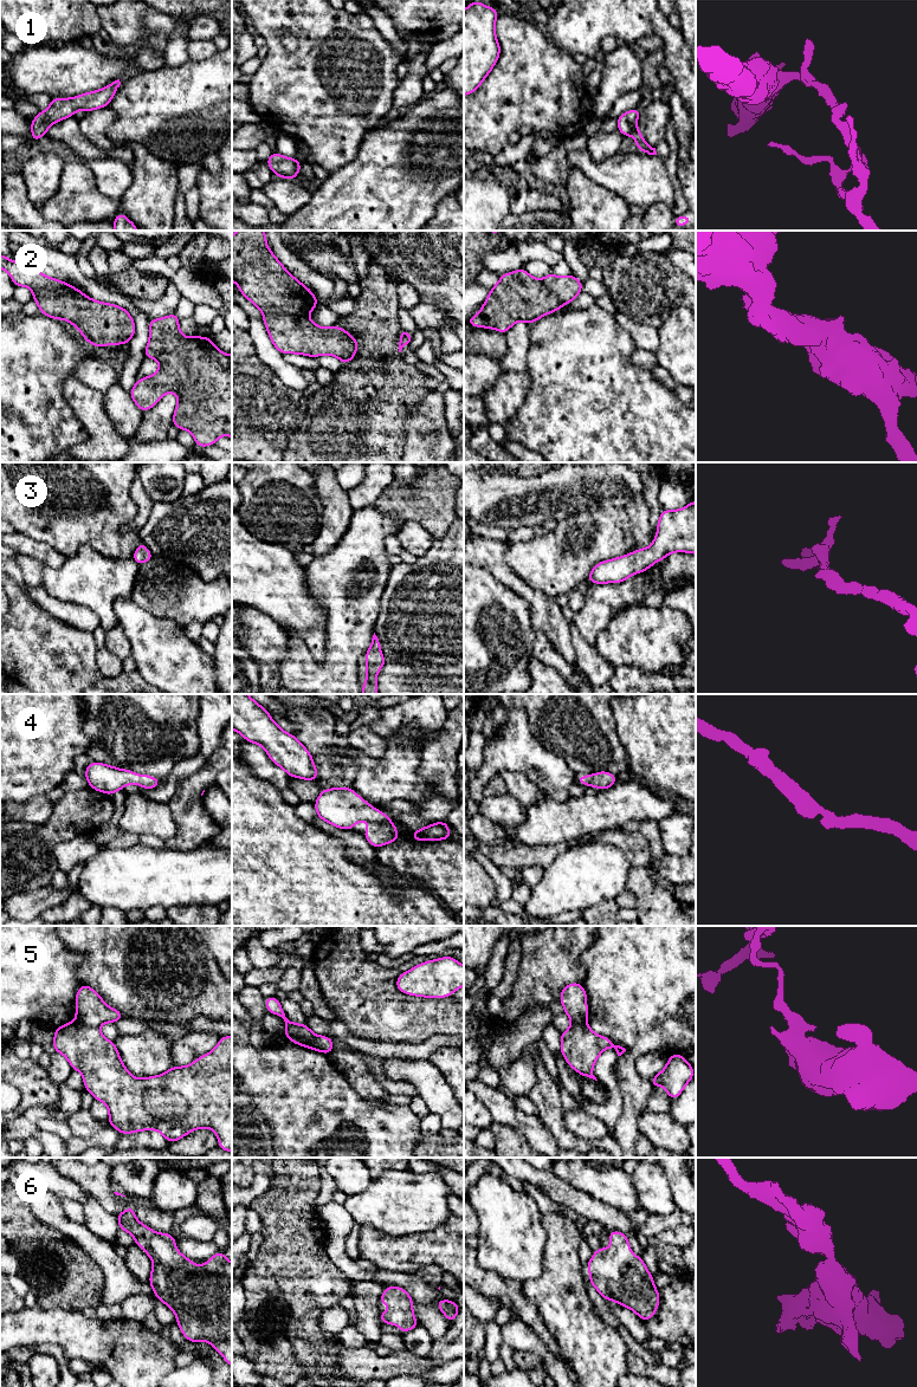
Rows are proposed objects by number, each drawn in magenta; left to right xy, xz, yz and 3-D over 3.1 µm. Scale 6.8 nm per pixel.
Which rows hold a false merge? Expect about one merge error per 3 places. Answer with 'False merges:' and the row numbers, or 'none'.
False merges: 2, 5

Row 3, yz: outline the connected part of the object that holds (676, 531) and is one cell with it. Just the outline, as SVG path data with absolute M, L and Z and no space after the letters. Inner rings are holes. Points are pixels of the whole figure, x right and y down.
M696 501L680 510L664 510L657 525L657 537L650 547L598 563L586 579L593 584L621 583L648 570L671 552L696 555Z

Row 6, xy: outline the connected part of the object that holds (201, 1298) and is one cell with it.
M128 1207L116 1216L120 1230L130 1233L151 1259L149 1283L157 1299L170 1308L176 1316L182 1335L190 1342L207 1341L232 1367L232 1263L224 1251L217 1252L206 1264L195 1265L176 1250L175 1238L157 1233L135 1217L135 1208Z

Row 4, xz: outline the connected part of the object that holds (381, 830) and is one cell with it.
M351 788L321 790L314 805L319 819L343 830L351 830L359 822L368 821L369 827L362 835L373 848L399 841L398 828L392 819Z

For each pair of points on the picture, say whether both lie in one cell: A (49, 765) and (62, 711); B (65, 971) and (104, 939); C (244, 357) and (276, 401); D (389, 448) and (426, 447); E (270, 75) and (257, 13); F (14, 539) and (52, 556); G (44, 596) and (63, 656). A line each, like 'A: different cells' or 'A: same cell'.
A: same cell
B: different cells
C: same cell
D: different cells
E: same cell
F: same cell
G: different cells

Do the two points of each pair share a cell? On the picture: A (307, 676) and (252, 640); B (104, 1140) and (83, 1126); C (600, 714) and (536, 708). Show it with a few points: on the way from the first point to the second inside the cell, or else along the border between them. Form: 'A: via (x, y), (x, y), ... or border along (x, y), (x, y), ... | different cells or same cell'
A: border along (285, 632), (285, 656), (277, 665), (279, 681) | different cells
B: border along (104, 1125), (89, 1136), (72, 1135) | different cells
C: via (585, 711), (551, 708) | same cell

